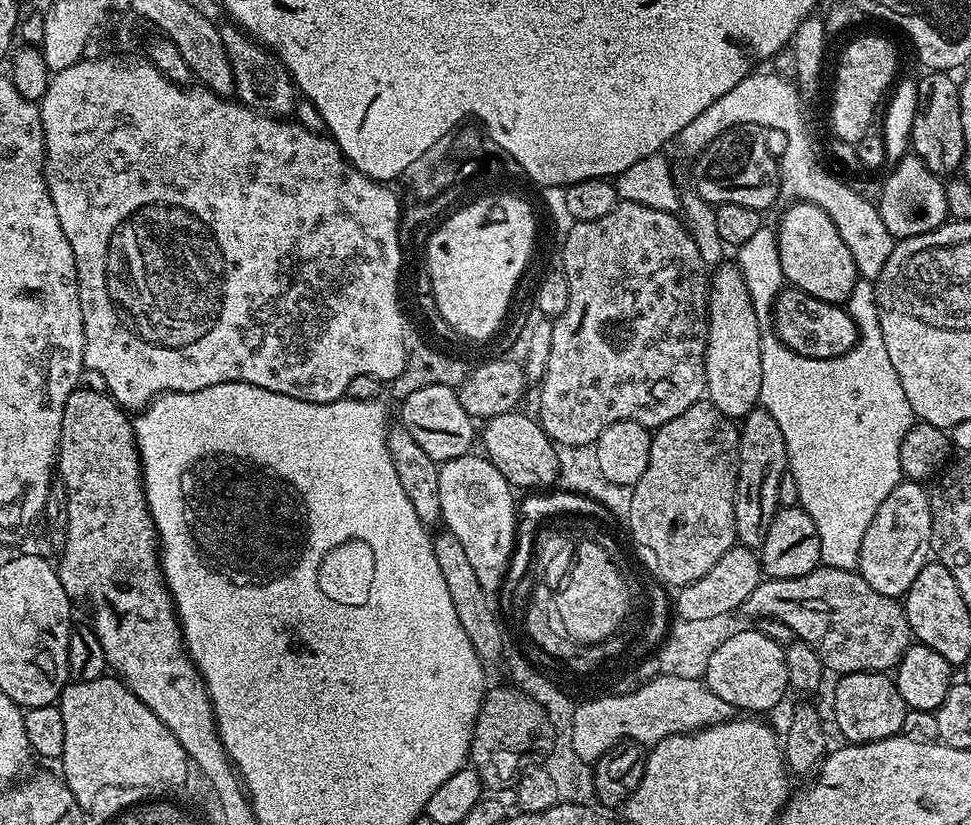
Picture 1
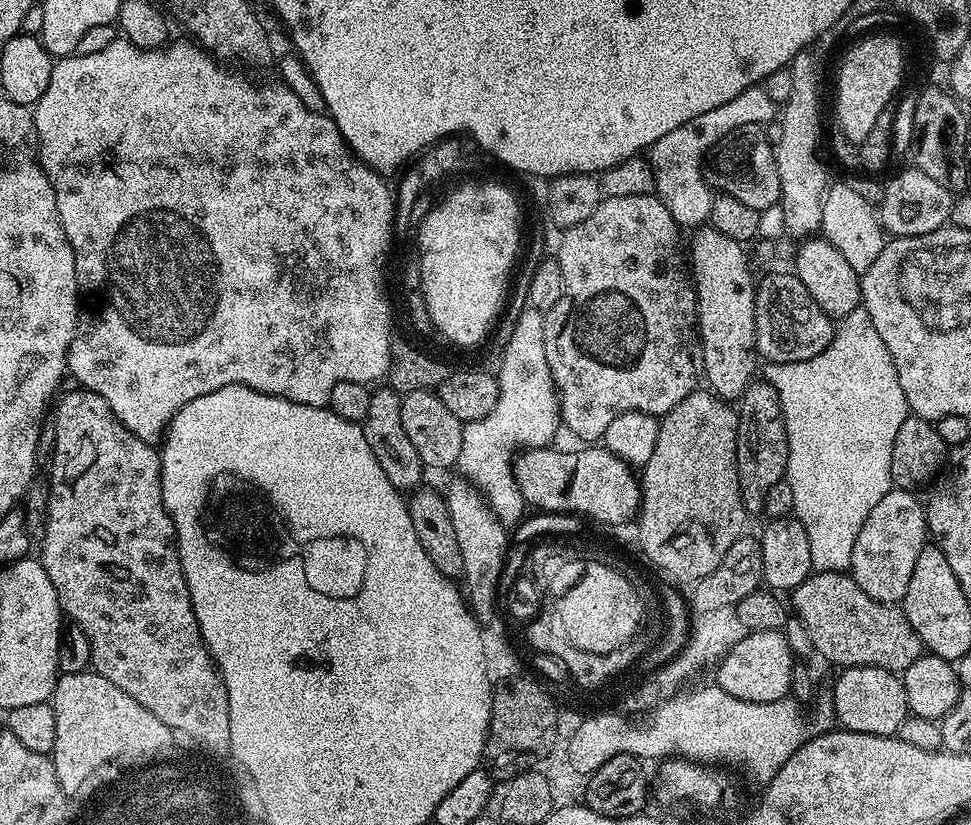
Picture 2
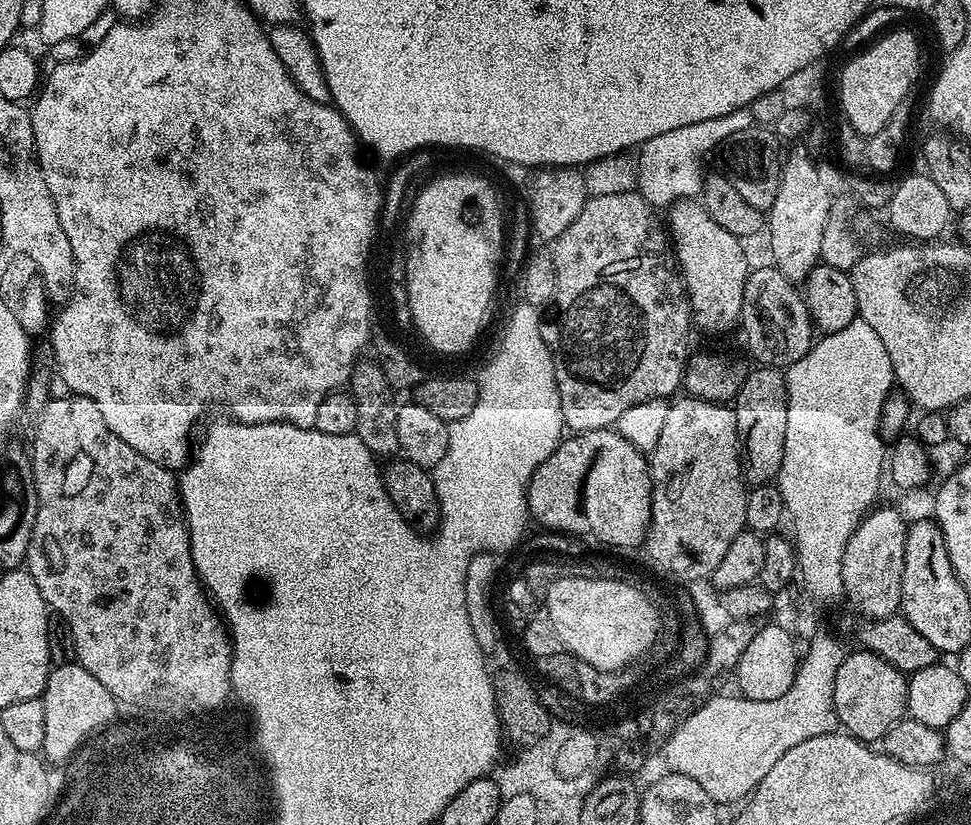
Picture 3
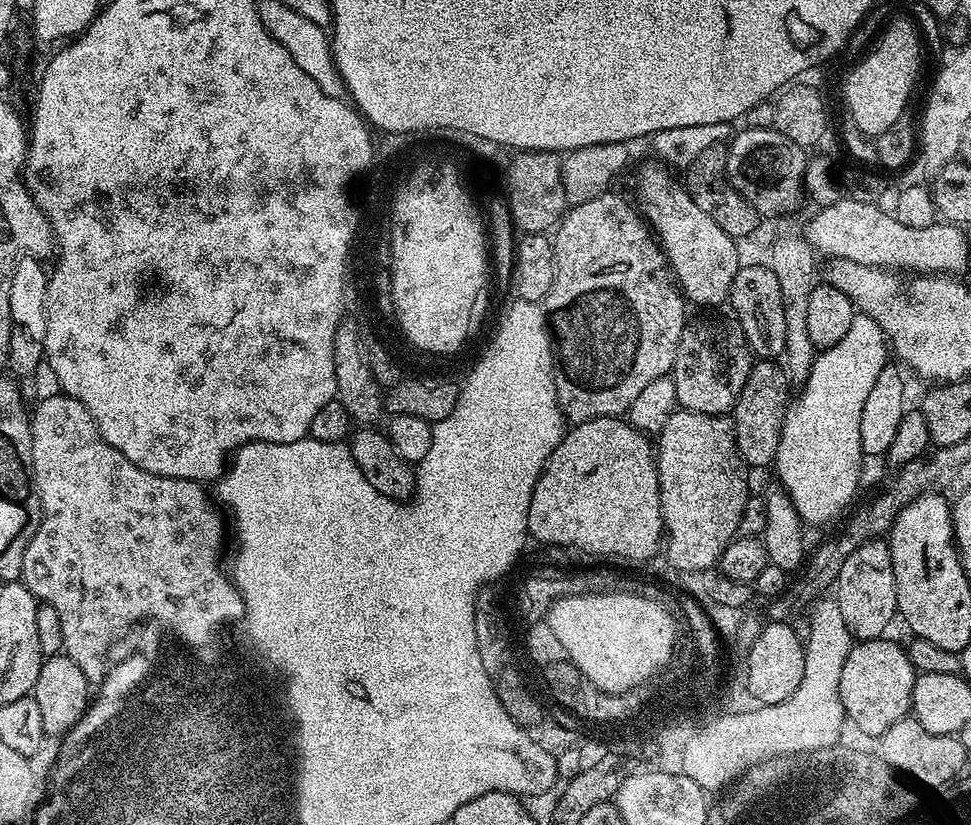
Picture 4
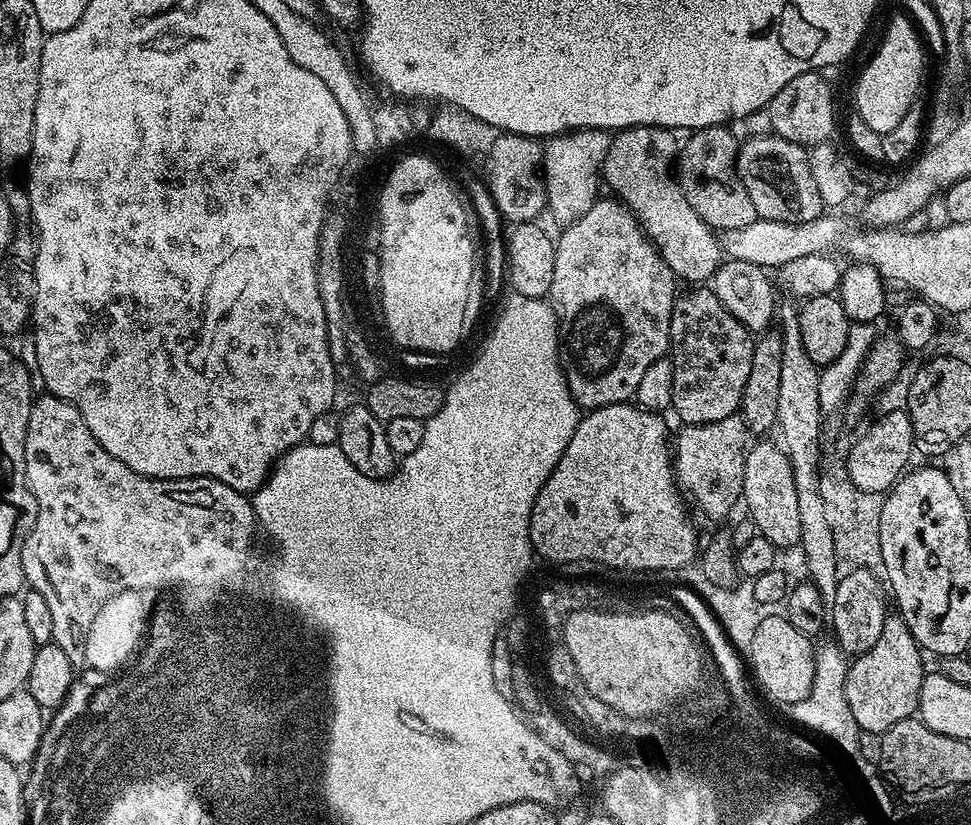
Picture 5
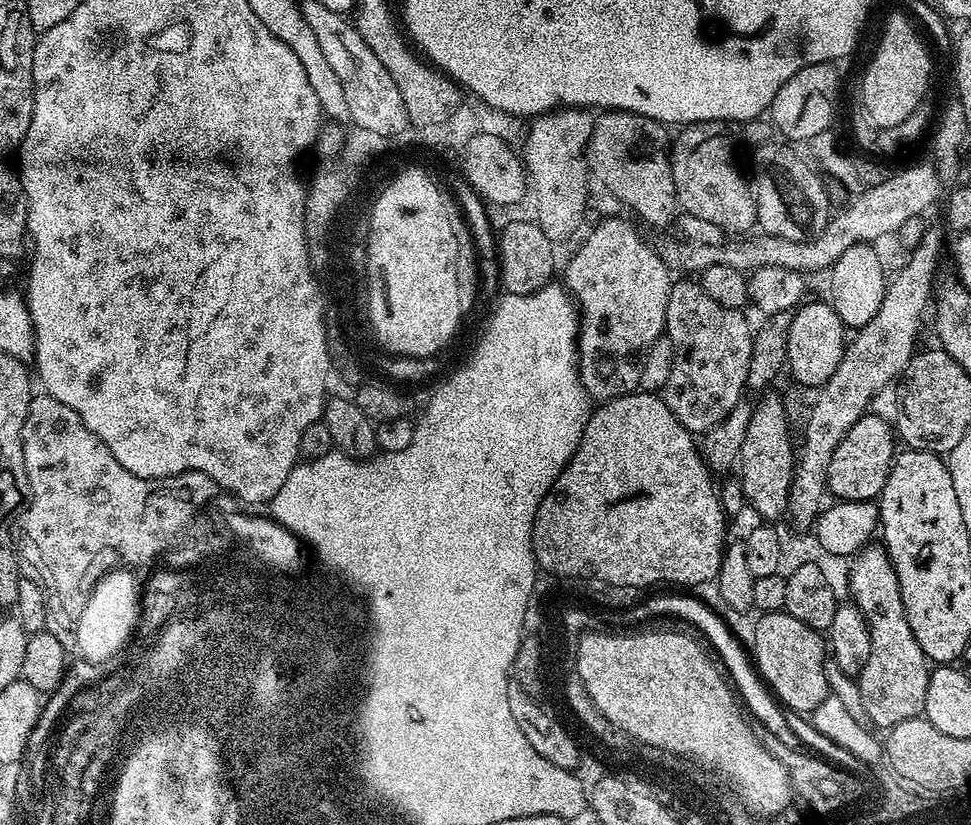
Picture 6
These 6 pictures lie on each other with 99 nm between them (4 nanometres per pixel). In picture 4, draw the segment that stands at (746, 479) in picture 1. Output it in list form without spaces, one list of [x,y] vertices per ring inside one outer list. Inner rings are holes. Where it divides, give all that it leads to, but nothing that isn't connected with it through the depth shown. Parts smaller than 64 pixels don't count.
[[[757,359],[753,363],[746,384],[741,390],[730,415],[736,426],[736,445],[745,465],[753,469],[764,468],[773,463],[778,454],[778,442],[782,438],[784,414],[790,407],[788,396],[790,379],[787,371],[776,360]]]

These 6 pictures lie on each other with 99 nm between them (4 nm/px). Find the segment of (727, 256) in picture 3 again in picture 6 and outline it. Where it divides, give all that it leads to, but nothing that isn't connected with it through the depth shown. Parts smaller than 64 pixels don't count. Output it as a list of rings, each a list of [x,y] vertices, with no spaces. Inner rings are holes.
[[[604,110],[596,116],[594,134],[588,143],[586,159],[593,181],[597,180],[614,199],[625,204],[648,224],[664,230],[673,223],[678,212],[672,161],[666,145],[669,129],[657,120],[633,112]]]

